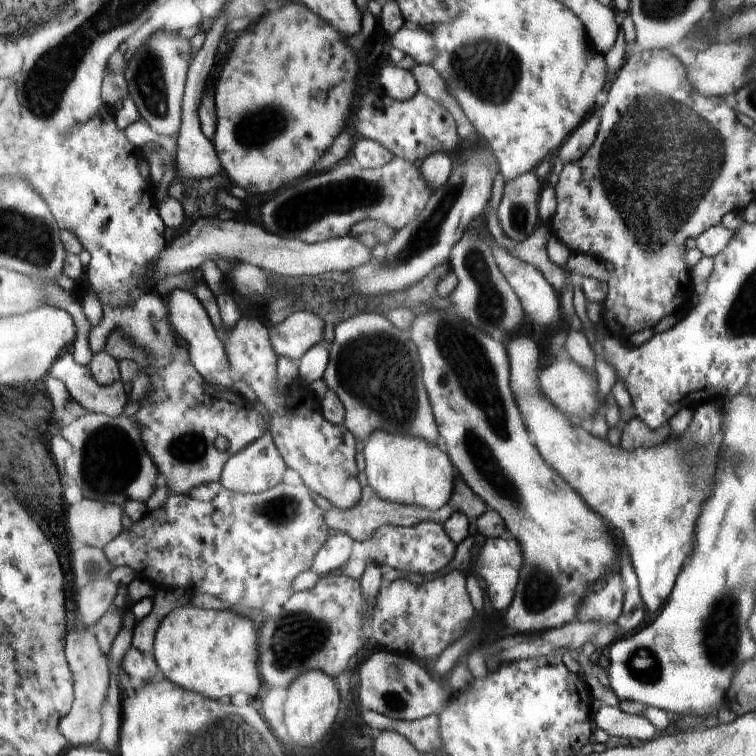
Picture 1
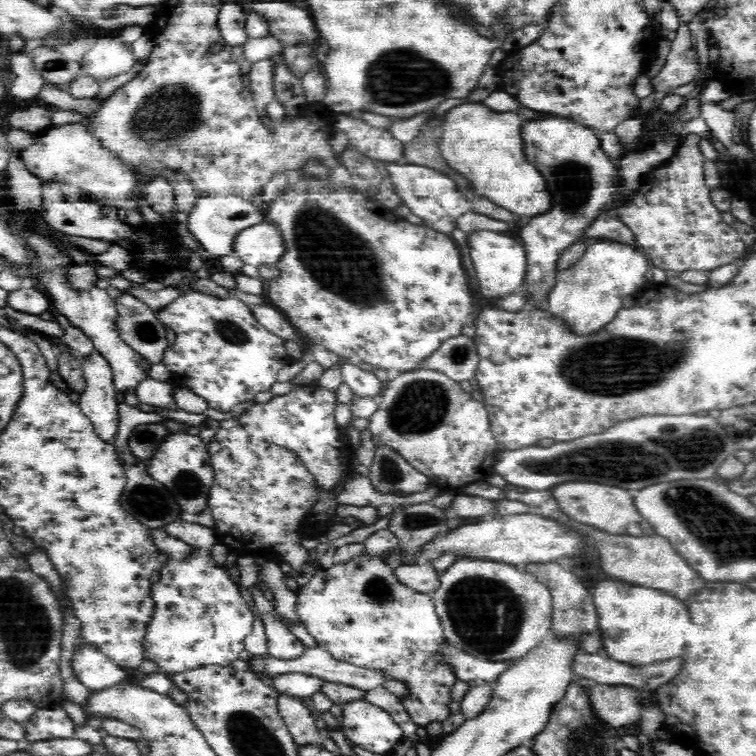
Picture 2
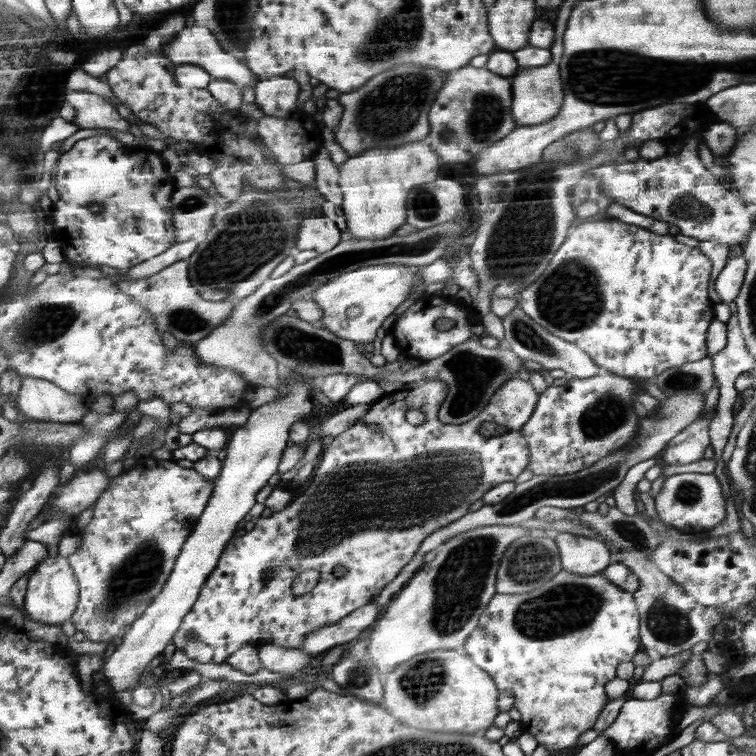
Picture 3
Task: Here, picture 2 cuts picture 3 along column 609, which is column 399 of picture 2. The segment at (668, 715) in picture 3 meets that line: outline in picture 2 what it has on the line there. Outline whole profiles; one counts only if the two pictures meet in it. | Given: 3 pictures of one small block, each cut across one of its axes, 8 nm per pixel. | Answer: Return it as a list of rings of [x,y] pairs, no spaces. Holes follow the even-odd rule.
[[[367,700],[346,702],[341,707],[344,717],[344,722],[341,723],[344,742],[350,741],[364,750],[384,755],[405,738],[402,729],[394,723],[388,712]]]

